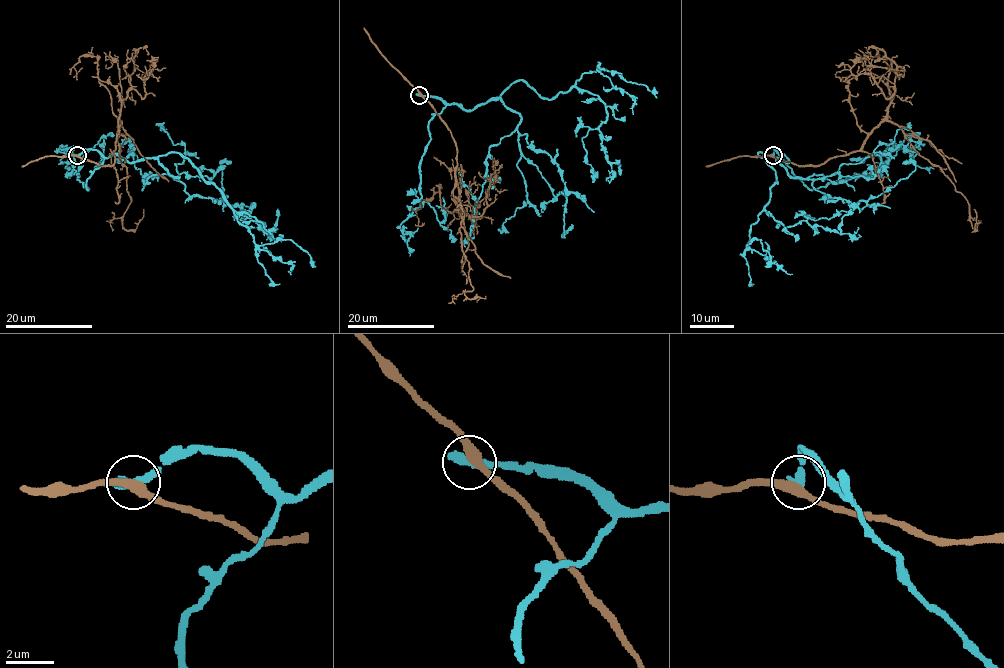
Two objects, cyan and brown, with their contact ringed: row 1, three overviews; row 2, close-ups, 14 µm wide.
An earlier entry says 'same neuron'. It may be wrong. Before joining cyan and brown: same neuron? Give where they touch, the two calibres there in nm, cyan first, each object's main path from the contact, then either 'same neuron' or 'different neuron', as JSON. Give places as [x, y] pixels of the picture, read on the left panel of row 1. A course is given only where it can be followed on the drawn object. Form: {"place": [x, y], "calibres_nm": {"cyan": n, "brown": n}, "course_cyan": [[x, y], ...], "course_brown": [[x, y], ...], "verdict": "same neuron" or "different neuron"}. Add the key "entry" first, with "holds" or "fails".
{"entry": "fails", "place": [77, 155], "calibres_nm": {"cyan": 400, "brown": 360}, "course_cyan": [[77, 155], [98, 150], [131, 162], [180, 153], [233, 209], [264, 226], [240, 220], [250, 212]], "course_brown": [[77, 155], [112, 165], [118, 120], [119, 159], [131, 199], [122, 227], [134, 229], [143, 209]], "verdict": "different neuron"}

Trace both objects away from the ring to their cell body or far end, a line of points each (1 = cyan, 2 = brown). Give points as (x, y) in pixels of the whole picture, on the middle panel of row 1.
1: (419, 95), (473, 109), (522, 80), (541, 97), (575, 86), (596, 94), (606, 115), (582, 139), (592, 182)
2: (419, 95), (450, 131), (454, 143), (461, 251), (473, 288), (464, 294), (470, 299), (485, 295)

